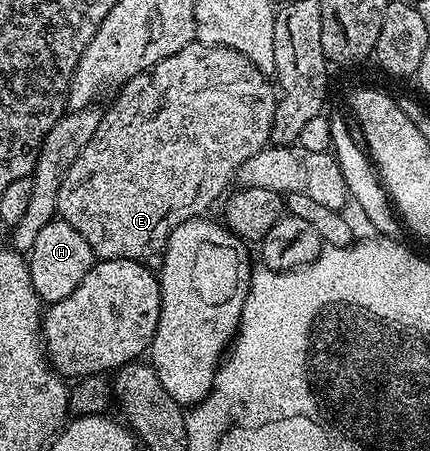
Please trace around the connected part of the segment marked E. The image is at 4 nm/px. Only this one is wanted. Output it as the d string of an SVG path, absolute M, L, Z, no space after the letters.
M195 41L184 45L184 49L180 49L180 53L172 53L172 57L160 61L150 70L142 71L136 77L129 79L122 84L117 95L118 100L110 108L108 106L105 108L102 124L100 129L96 129L92 141L88 141L88 145L82 147L80 157L76 157L76 161L72 161L64 181L60 185L57 214L65 223L72 225L72 229L76 229L76 233L80 233L80 237L84 237L84 241L88 241L88 245L92 245L95 256L99 260L136 259L150 261L154 254L155 258L165 248L167 237L181 223L205 216L209 212L206 210L218 198L221 200L227 194L226 186L229 185L230 179L232 183L238 170L244 165L244 161L248 161L250 157L256 157L256 153L260 153L270 143L272 117L278 104L276 87L264 72L256 69L256 65L252 65L252 61L248 61L248 57L236 53L236 49L213 47Z

